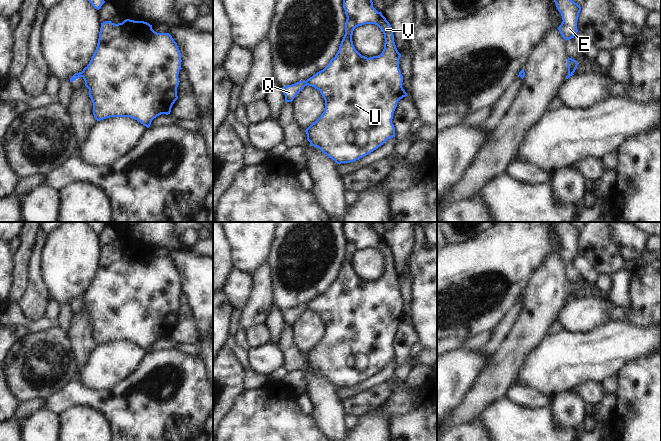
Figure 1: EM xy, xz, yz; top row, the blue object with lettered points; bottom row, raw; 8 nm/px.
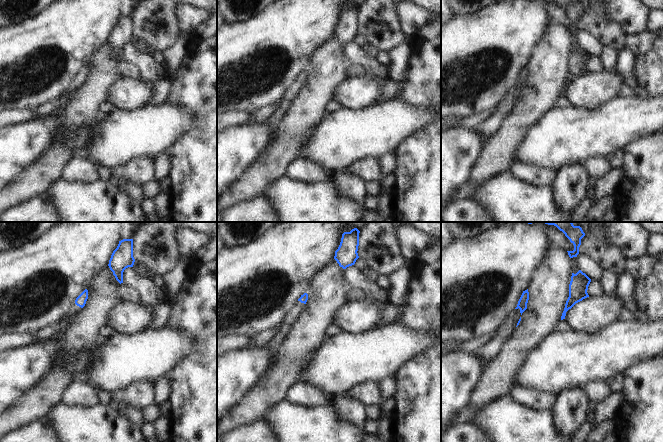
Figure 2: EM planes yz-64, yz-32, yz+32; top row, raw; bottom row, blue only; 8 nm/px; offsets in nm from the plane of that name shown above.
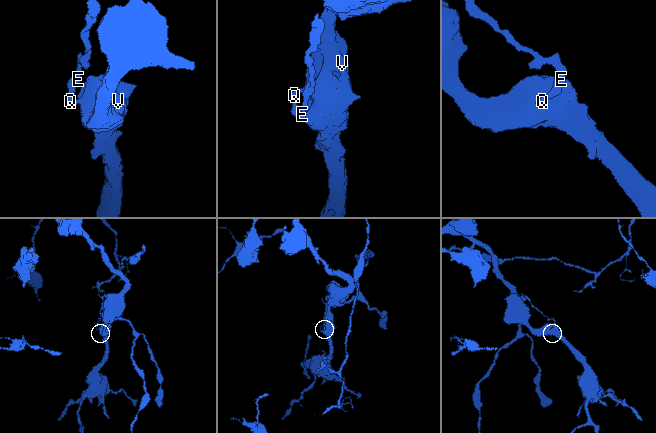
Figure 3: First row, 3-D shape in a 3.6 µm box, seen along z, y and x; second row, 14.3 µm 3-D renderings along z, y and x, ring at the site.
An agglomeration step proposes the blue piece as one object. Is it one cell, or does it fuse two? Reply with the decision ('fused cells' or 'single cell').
fused cells

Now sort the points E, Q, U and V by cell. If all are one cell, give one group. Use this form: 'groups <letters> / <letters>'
groups E Q / U V

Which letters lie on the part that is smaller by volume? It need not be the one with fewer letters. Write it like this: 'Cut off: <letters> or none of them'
Cut off: E, Q

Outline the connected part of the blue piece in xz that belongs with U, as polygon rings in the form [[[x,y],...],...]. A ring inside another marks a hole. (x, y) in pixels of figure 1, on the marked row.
[[[343,0],[343,8],[347,19],[345,22],[345,35],[338,52],[323,70],[306,80],[307,85],[319,90],[325,100],[324,112],[305,130],[307,140],[311,146],[319,148],[337,164],[359,160],[383,145],[388,139],[395,137],[395,127],[392,124],[393,113],[398,101],[407,96],[402,87],[403,77],[399,69],[401,54],[396,48],[393,29],[389,22],[381,12],[373,7],[372,0]],[[364,24],[375,24],[384,34],[384,49],[378,56],[370,58],[362,56],[353,45],[352,35],[354,29]]]

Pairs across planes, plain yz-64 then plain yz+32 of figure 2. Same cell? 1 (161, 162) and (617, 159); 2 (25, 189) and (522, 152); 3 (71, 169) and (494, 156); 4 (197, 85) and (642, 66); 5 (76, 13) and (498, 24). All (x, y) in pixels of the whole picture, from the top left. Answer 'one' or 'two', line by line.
1: one
2: two
3: two
4: one
5: one

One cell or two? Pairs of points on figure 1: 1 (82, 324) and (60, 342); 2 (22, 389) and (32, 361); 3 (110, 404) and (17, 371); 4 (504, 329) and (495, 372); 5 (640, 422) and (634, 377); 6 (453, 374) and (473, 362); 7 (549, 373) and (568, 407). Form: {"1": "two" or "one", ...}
{"1": "two", "2": "one", "3": "two", "4": "two", "5": "one", "6": "one", "7": "two"}

